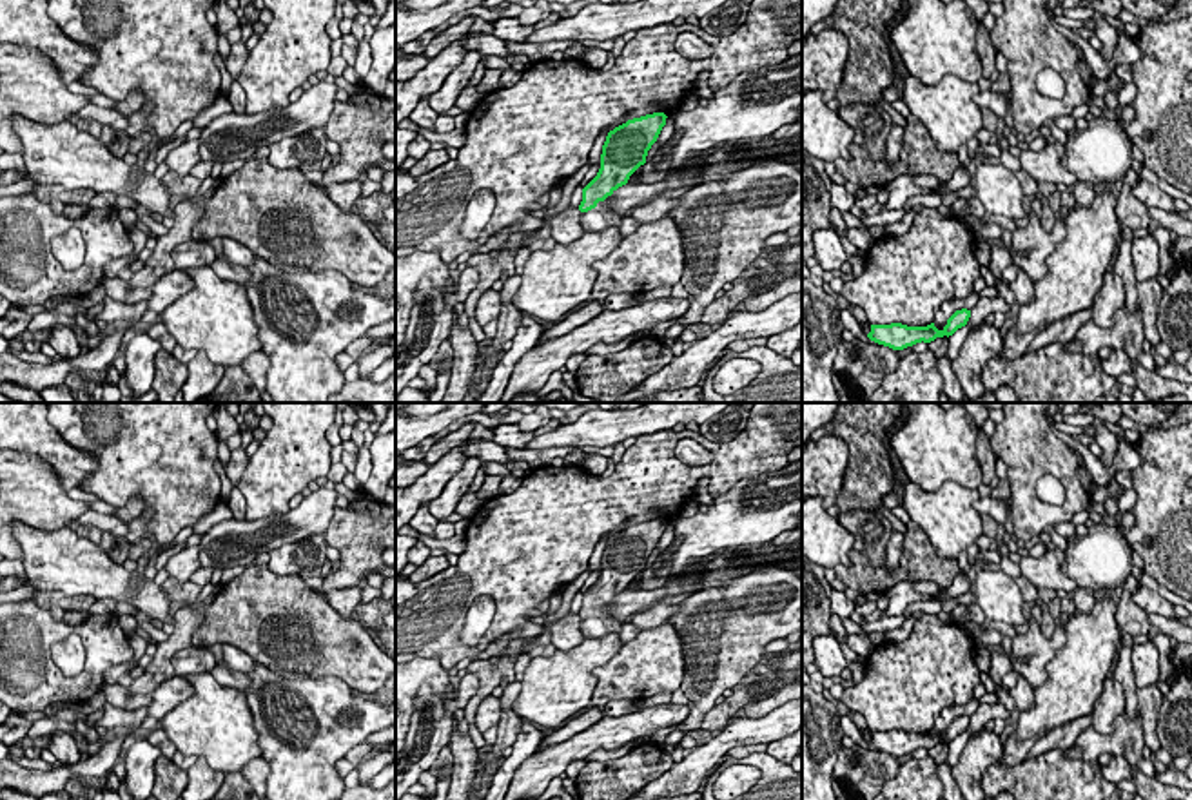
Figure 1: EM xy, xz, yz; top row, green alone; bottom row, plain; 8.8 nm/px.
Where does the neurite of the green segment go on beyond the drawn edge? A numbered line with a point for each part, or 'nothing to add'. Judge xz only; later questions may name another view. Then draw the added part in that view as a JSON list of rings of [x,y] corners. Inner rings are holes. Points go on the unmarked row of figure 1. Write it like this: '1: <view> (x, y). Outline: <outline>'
1: xz (599, 624). Outline: [[[595,613],[588,619],[581,619],[581,631],[584,637],[599,639],[608,633],[620,633],[622,622],[610,613]]]

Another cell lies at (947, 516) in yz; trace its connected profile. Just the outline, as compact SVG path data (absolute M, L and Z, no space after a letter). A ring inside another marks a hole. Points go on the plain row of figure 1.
M909 481L904 488L902 506L909 519L927 533L940 557L958 559L983 535L971 490L954 481L945 481L938 492L925 492Z

